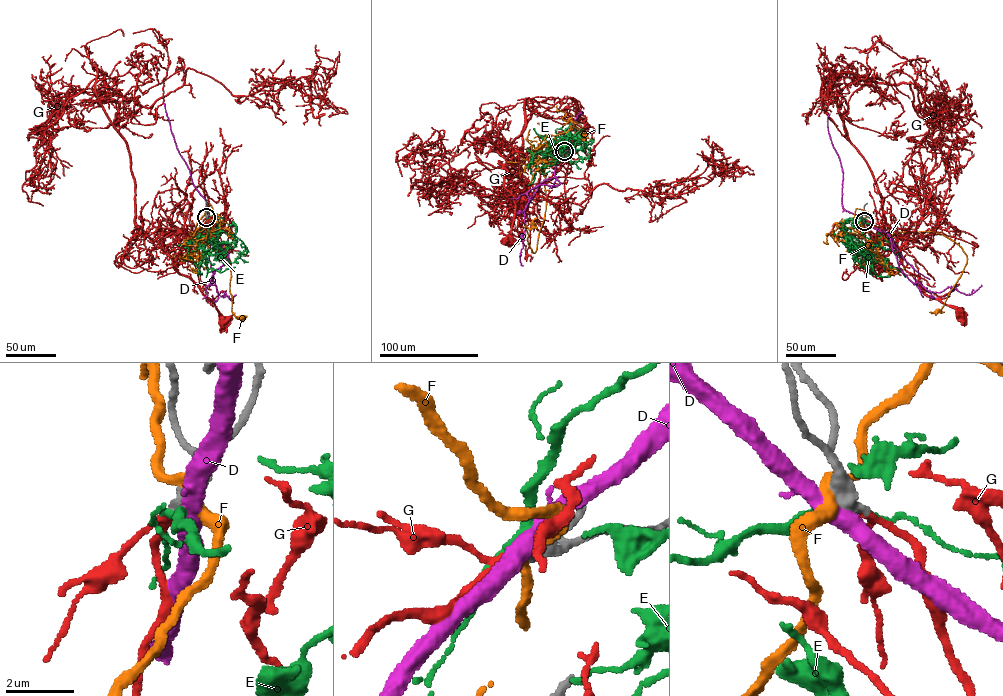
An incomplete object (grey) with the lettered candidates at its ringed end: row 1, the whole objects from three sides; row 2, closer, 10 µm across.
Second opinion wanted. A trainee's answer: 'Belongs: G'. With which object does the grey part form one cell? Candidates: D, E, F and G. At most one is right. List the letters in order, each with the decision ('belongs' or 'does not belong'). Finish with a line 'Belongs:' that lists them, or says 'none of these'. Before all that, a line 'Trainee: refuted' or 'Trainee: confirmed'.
Trainee: confirmed
D: does not belong
E: does not belong
F: does not belong
G: belongs
Belongs: G

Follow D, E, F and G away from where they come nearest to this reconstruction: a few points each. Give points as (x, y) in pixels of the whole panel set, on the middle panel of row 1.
D: (565, 151), (554, 174), (559, 184), (539, 185), (527, 194), (526, 228), (519, 257), (523, 265)
E: (564, 151), (576, 139), (573, 141), (554, 139), (532, 150), (530, 168), (534, 179), (528, 185)
F: (565, 150), (544, 168), (546, 207), (534, 253), (525, 227), (531, 228), (533, 224)
G: (564, 151), (554, 157), (528, 151), (519, 173), (505, 176), (503, 185), (516, 206), (508, 239)

